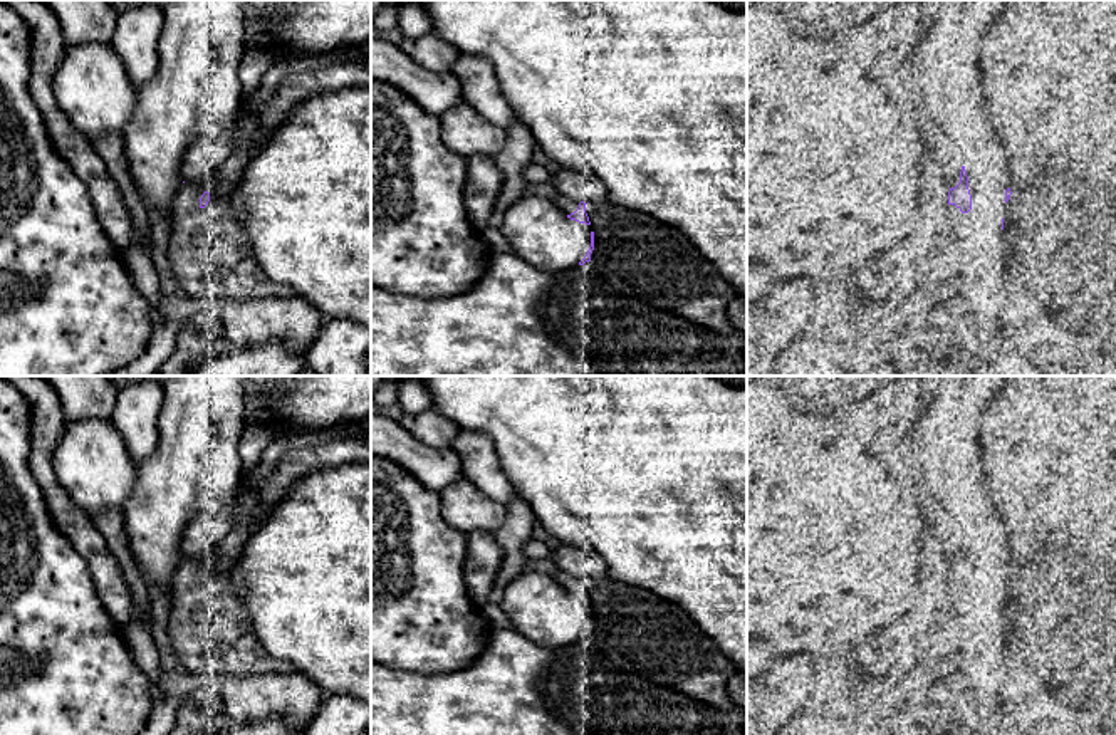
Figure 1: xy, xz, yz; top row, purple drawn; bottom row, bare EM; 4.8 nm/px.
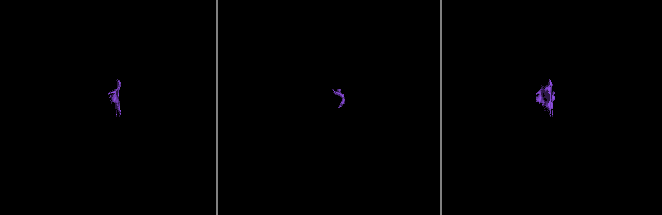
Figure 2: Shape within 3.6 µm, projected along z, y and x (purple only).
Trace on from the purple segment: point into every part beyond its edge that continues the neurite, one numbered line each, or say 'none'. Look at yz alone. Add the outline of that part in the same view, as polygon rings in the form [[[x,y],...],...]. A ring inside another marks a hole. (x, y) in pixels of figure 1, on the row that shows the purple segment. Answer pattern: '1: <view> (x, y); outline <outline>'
1: yz (950, 91); outline [[[936,0],[930,29],[910,52],[918,69],[916,101],[962,153],[972,210],[958,242],[960,277],[970,317],[995,349],[993,376],[1042,376],[1029,351],[1000,351],[999,315],[1005,297],[1005,190],[1009,154],[987,119],[980,44],[1012,0]]]

